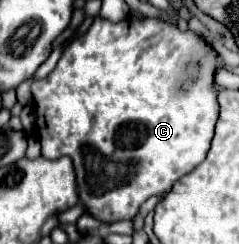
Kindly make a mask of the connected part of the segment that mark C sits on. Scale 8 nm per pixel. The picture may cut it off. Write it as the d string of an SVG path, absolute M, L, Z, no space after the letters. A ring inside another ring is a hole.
M96 16L94 22L90 24L90 28L64 50L56 68L46 78L32 84L32 100L34 100L36 114L38 114L36 126L38 126L38 136L40 136L40 144L42 144L42 156L52 158L52 160L60 158L60 156L70 156L74 160L74 170L76 170L76 180L78 180L78 190L80 190L80 202L88 208L88 212L94 218L104 220L104 222L130 220L142 202L146 202L150 196L168 194L176 180L190 174L208 156L208 150L210 150L210 144L214 138L214 126L216 126L218 112L220 112L218 90L216 90L216 80L214 80L218 68L222 68L218 52L212 50L212 46L192 30L182 32L178 26L164 22L164 20L158 20L158 18L128 16L120 22L112 22L112 20L106 20L102 16Z

